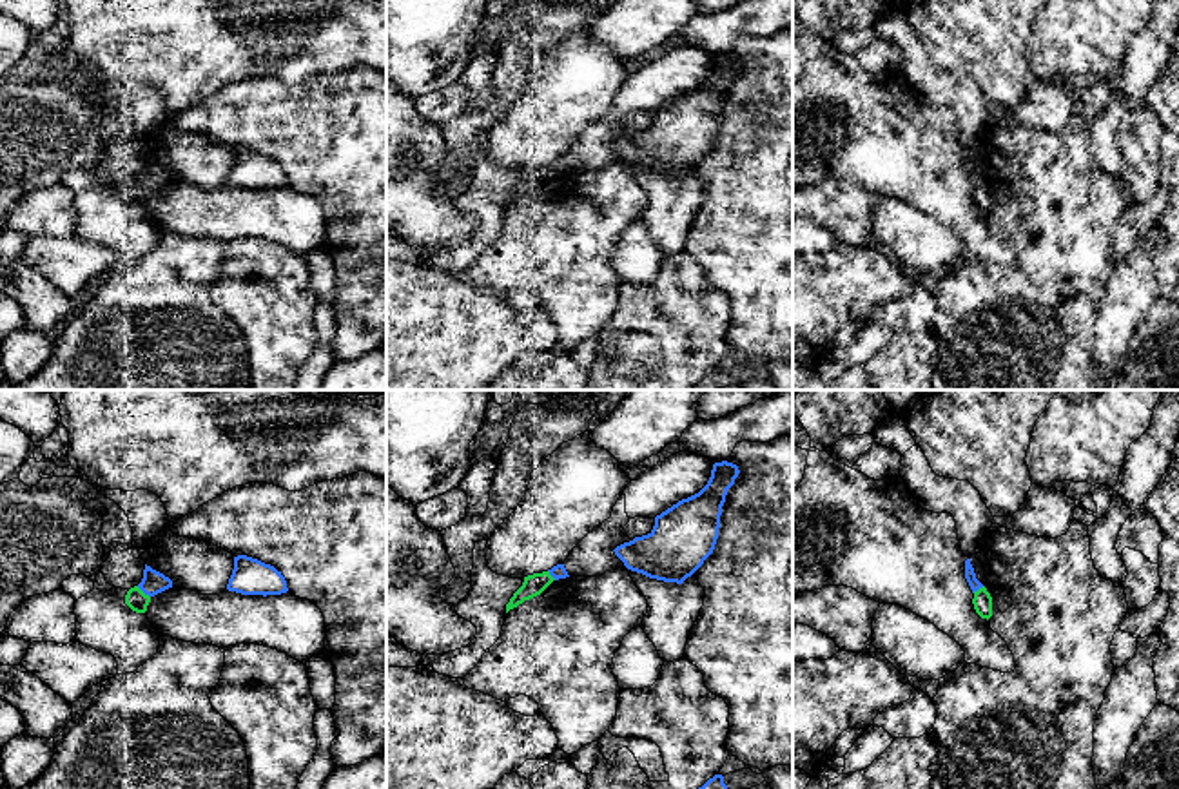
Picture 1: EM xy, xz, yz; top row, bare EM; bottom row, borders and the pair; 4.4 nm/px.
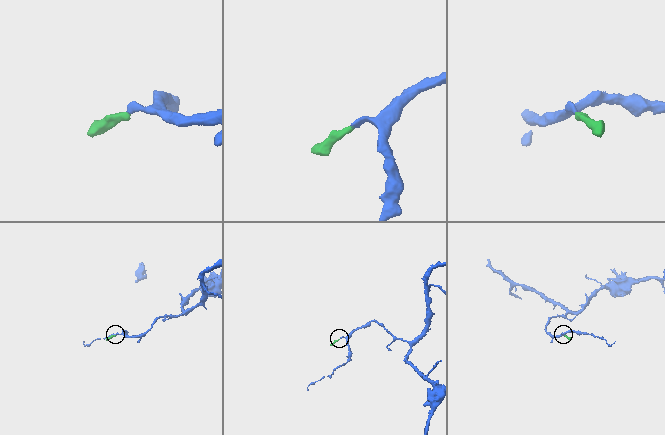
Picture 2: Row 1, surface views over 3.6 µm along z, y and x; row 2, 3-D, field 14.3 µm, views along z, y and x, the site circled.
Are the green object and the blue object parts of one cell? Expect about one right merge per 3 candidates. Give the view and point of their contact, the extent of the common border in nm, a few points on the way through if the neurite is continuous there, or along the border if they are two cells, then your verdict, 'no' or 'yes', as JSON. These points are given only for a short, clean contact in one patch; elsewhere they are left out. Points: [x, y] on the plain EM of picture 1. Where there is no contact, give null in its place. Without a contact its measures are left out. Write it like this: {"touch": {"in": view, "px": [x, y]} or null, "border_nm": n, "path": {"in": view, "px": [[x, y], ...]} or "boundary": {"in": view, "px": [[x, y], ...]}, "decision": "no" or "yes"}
{"touch": {"in": "xy", "px": [142, 185]}, "border_nm": 80, "decision": "yes"}

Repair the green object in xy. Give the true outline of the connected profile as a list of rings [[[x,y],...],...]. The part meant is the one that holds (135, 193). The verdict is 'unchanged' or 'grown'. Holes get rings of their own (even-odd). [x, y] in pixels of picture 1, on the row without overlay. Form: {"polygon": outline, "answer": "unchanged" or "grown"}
{"polygon": [[[145,158],[143,172],[127,185],[125,198],[136,207],[145,207],[151,192],[169,181],[172,181],[172,174]]], "answer": "grown"}

